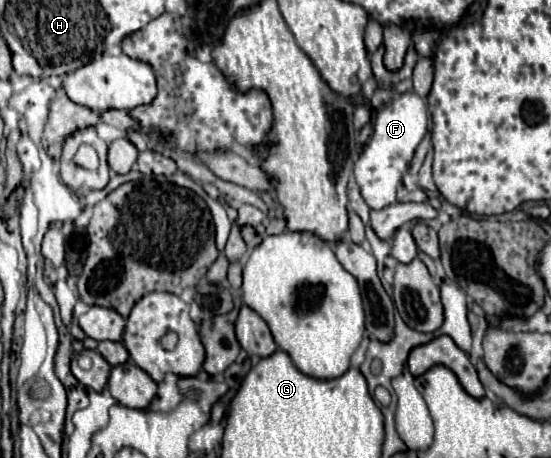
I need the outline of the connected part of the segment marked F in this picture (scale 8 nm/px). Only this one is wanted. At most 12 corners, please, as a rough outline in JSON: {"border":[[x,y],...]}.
{"border":[[394,93],[354,163],[366,205],[396,203],[428,131],[426,101]]}

